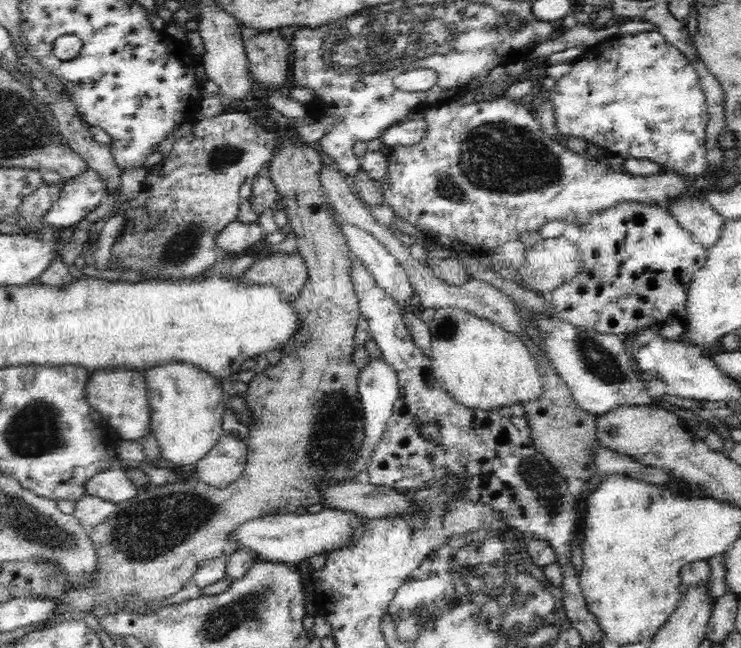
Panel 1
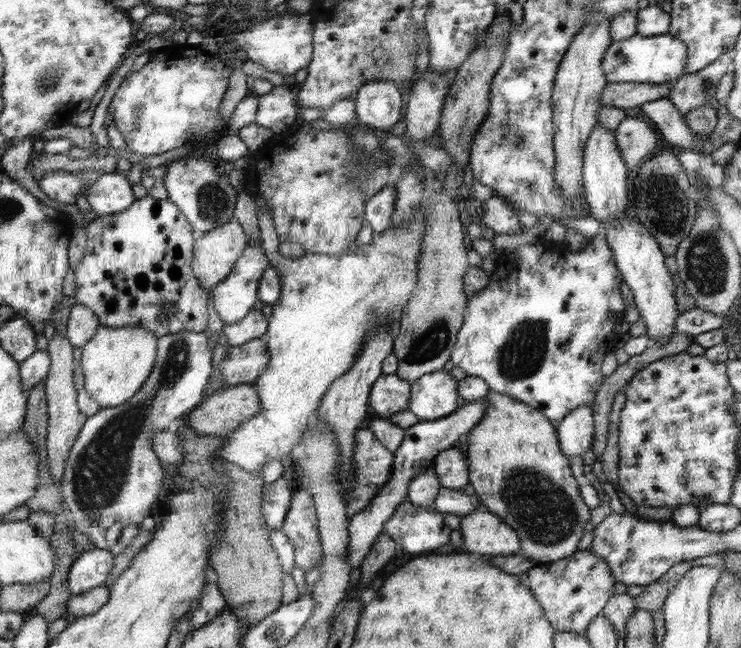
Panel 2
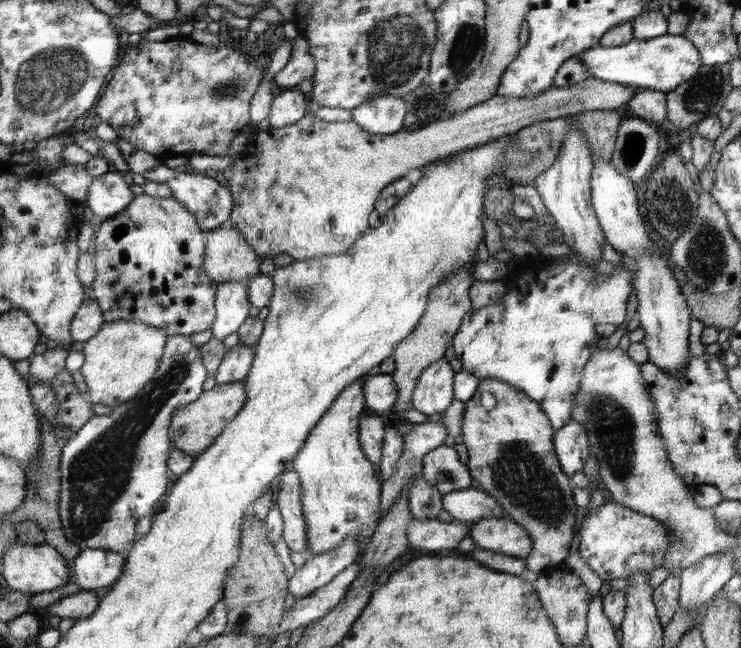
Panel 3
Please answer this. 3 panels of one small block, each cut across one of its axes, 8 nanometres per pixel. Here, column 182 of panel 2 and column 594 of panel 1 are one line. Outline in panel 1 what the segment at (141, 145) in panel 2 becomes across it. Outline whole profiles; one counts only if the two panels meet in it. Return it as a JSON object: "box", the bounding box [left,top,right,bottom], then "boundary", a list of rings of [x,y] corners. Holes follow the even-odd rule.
{"box":[548,31,709,177],"boundary":[[[646,31],[636,34],[618,35],[609,40],[603,40],[592,46],[588,46],[586,54],[579,58],[571,65],[572,70],[568,74],[562,76],[558,80],[558,86],[554,90],[548,92],[548,98],[552,98],[554,104],[554,116],[556,116],[556,126],[562,132],[562,135],[582,138],[588,142],[588,145],[600,146],[607,148],[608,153],[612,155],[622,156],[622,158],[647,158],[656,164],[674,170],[681,175],[695,174],[697,177],[702,176],[708,170],[709,162],[706,157],[705,130],[709,124],[709,112],[707,108],[707,99],[704,90],[699,84],[699,77],[696,69],[688,57],[680,52],[673,44],[670,44],[660,31]]]}

